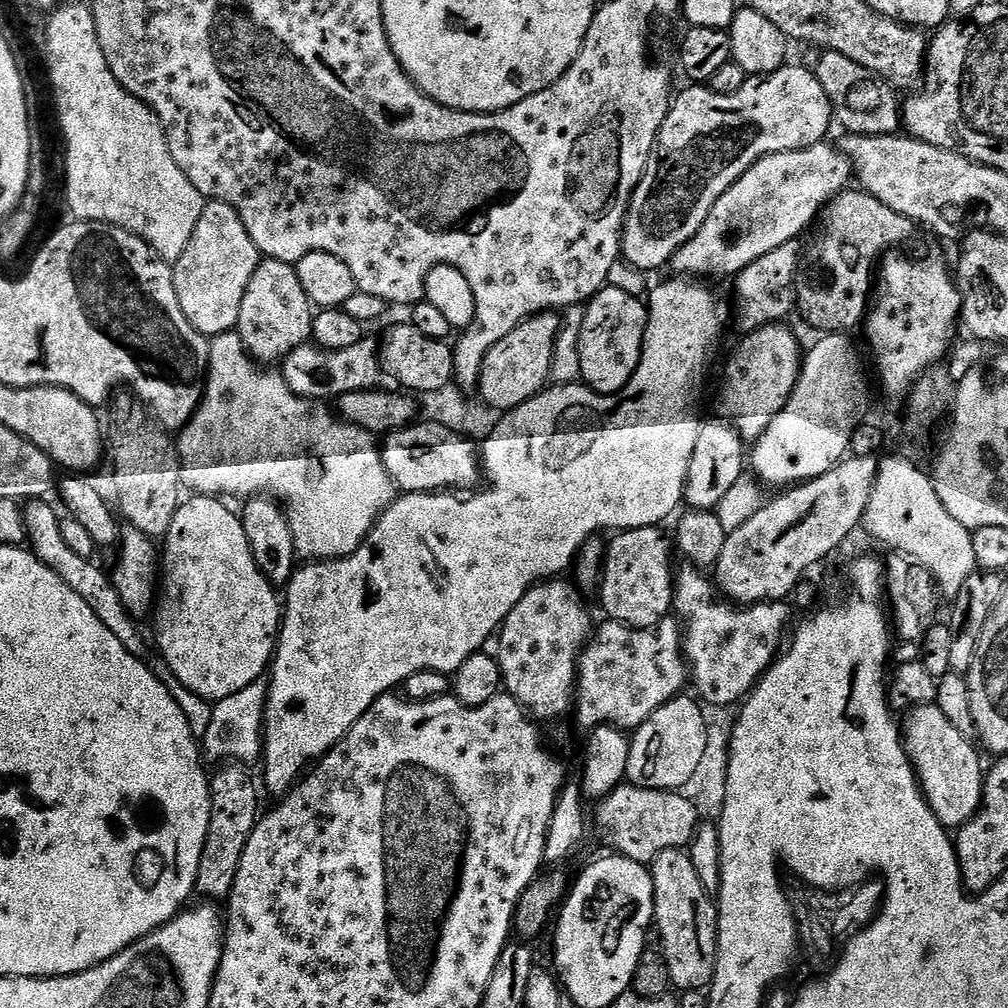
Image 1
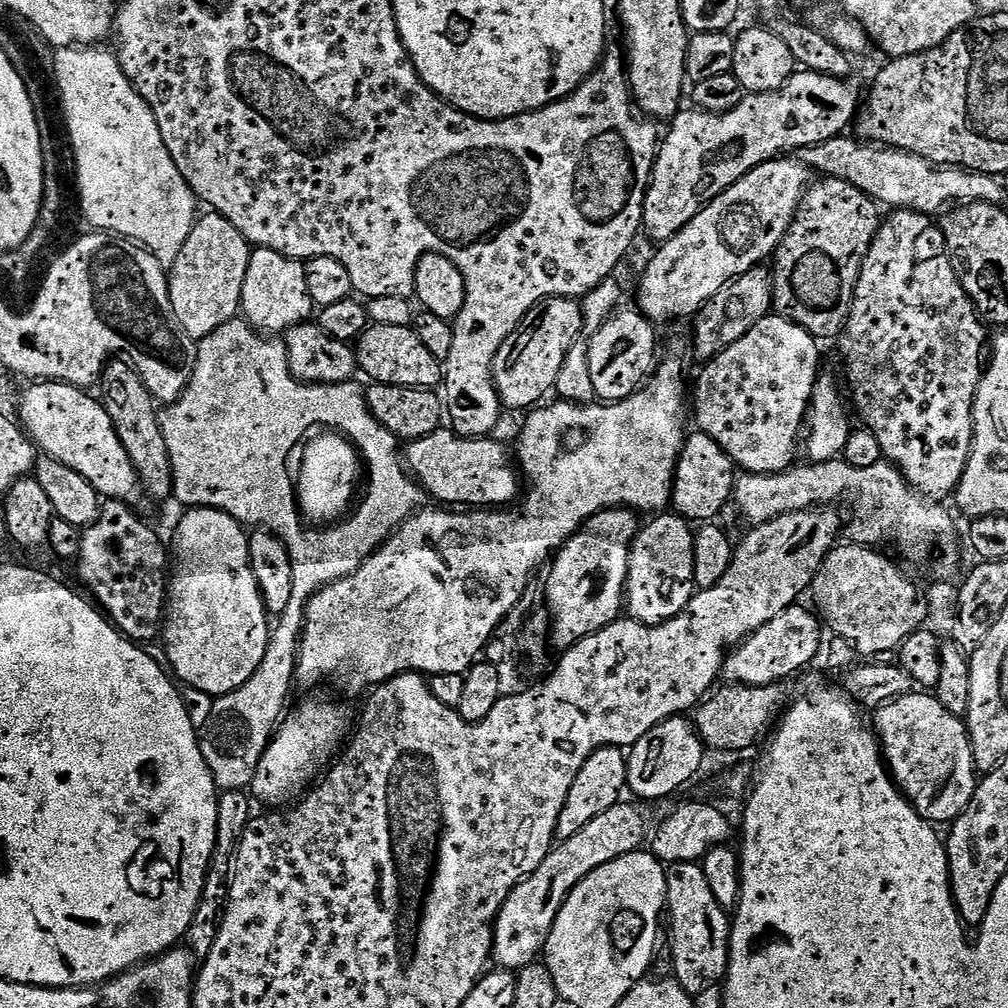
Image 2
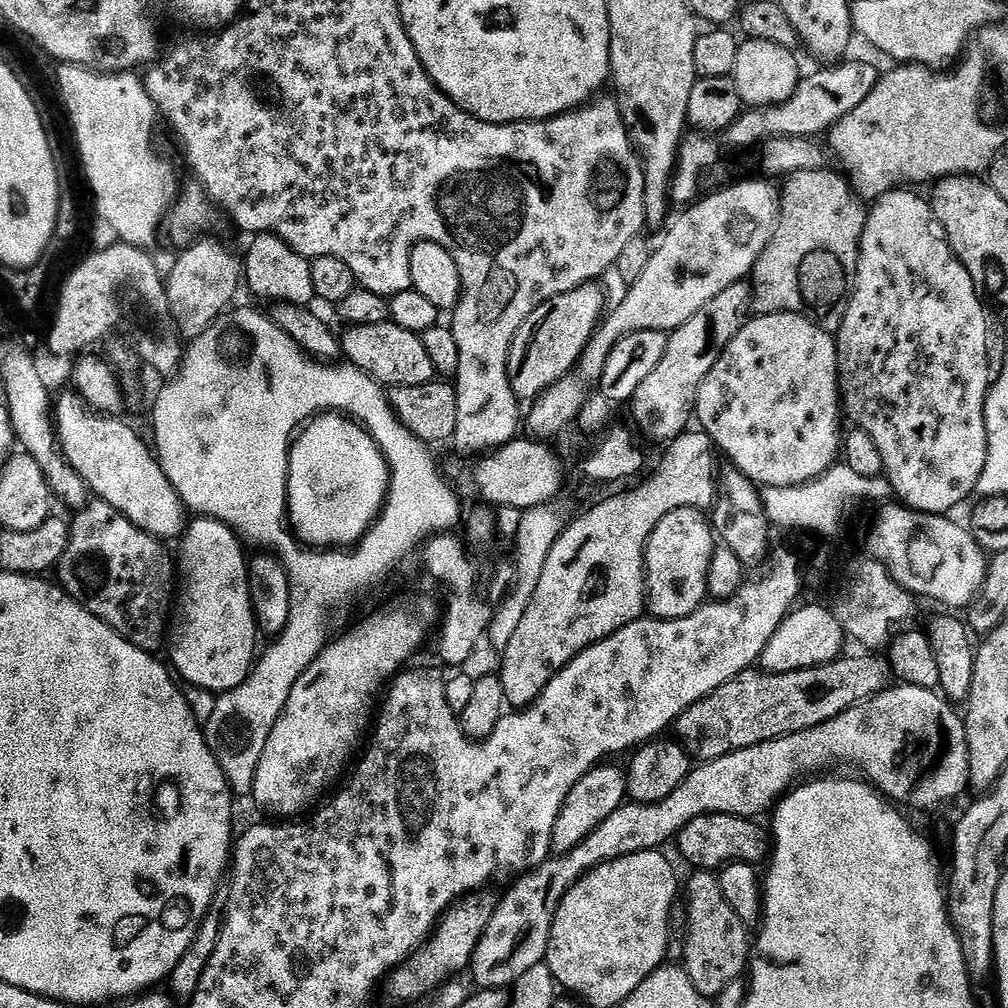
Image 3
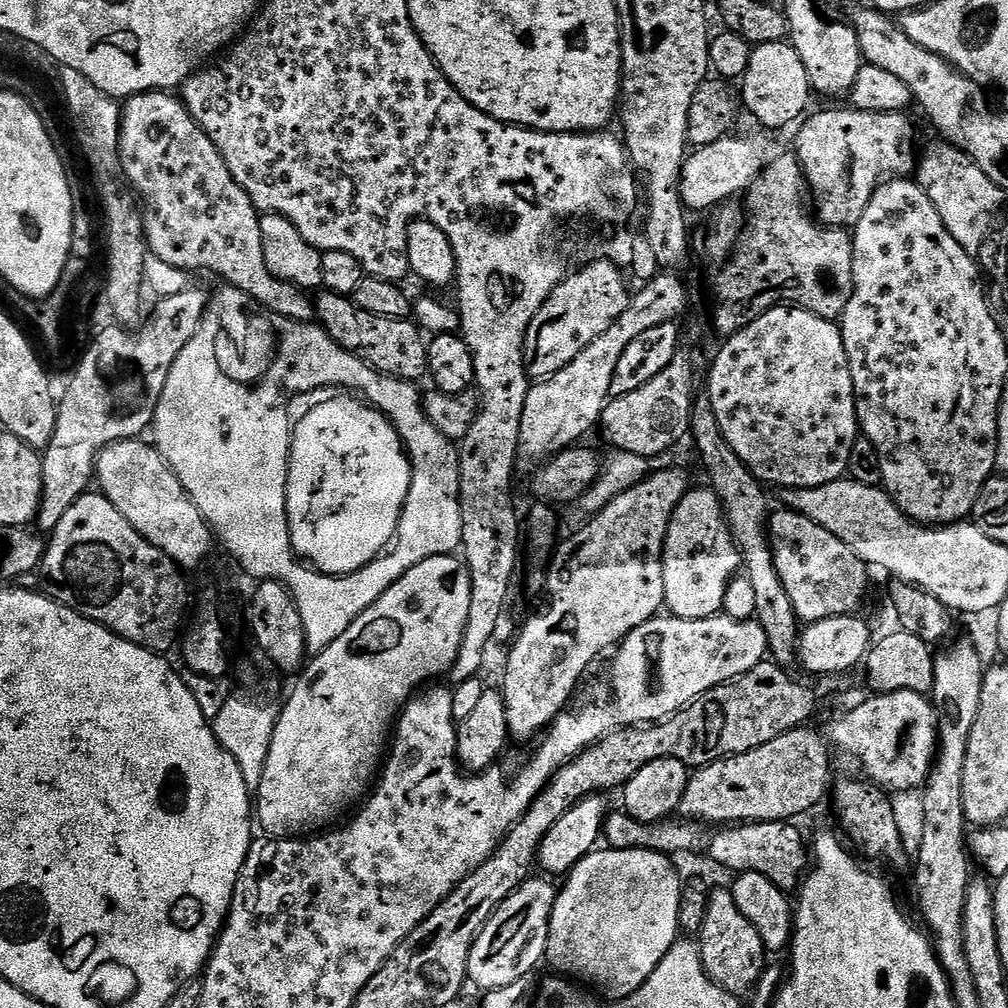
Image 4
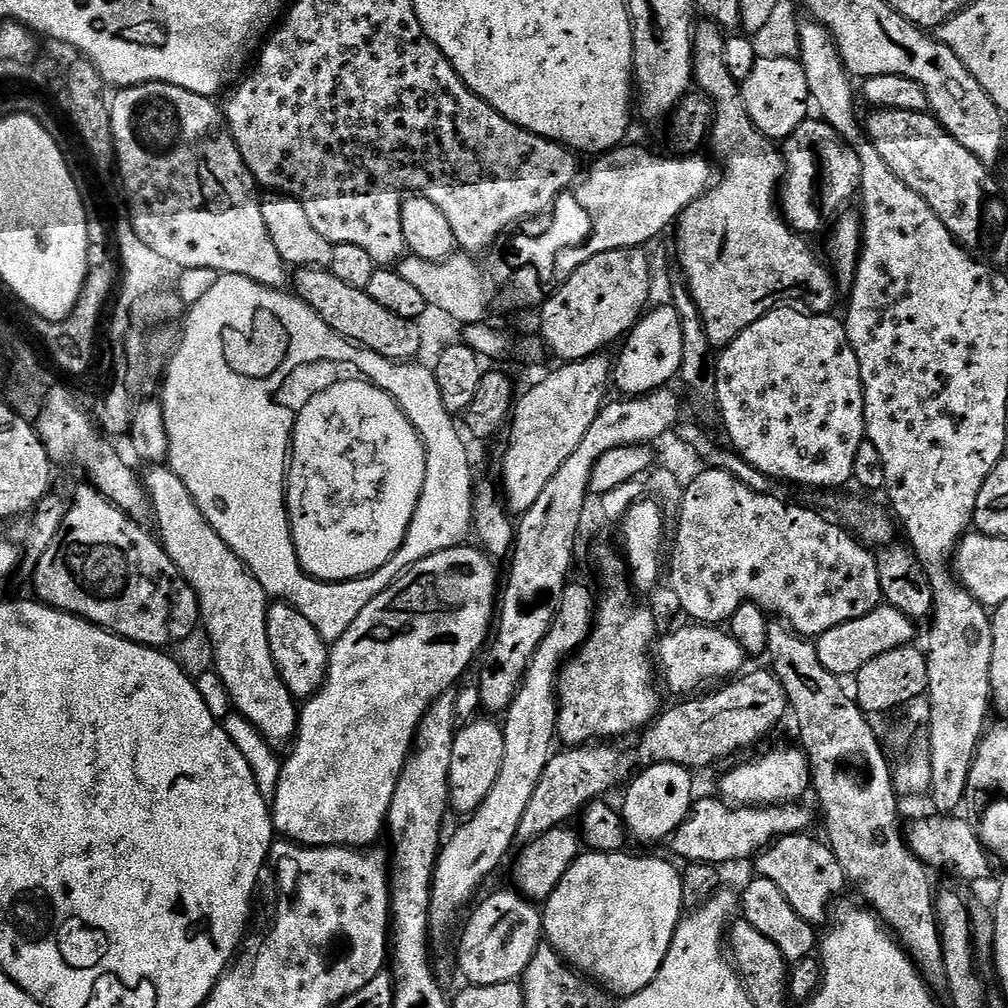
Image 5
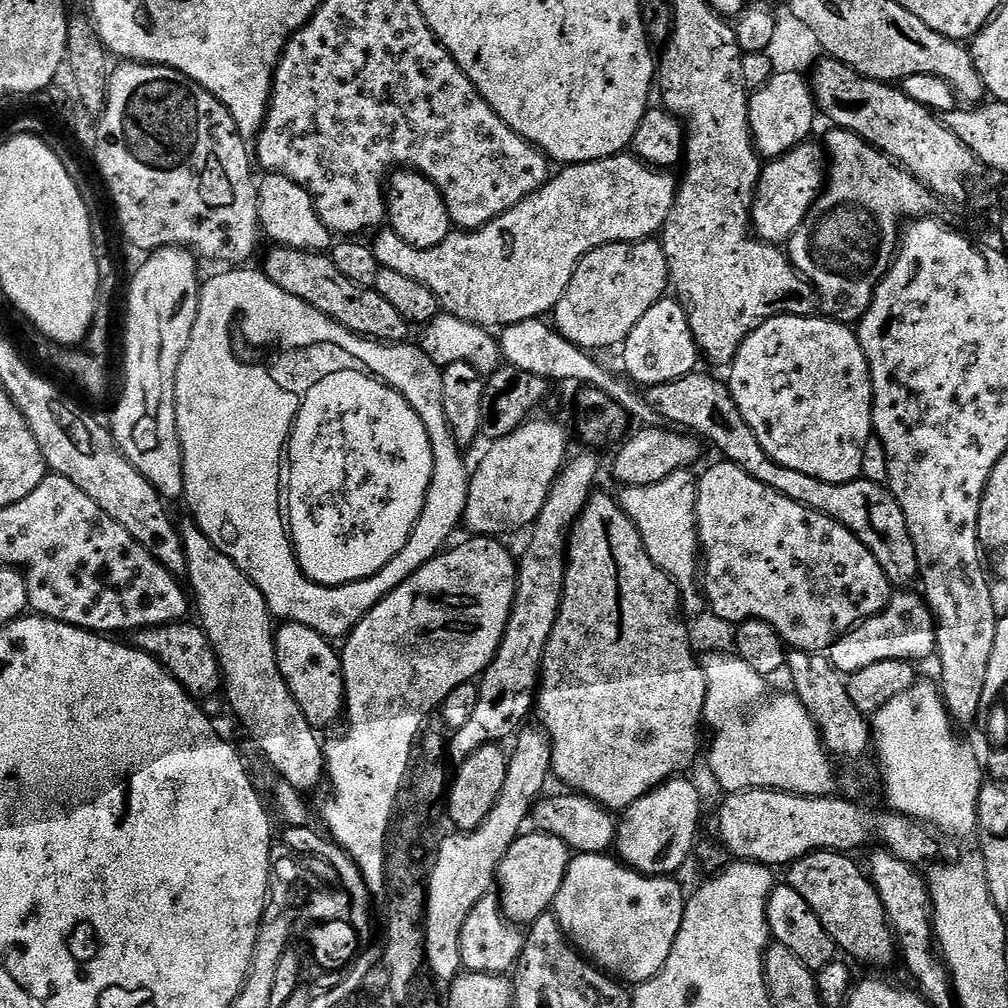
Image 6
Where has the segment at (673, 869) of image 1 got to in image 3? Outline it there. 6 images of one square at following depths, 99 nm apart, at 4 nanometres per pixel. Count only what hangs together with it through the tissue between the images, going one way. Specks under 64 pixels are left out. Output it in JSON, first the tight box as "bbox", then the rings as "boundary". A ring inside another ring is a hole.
{"bbox":[682,870,750,998],"boundary":[[[696,870],[686,885],[686,891],[688,891],[688,920],[692,925],[688,928],[688,941],[684,944],[682,967],[687,972],[690,982],[694,982],[698,994],[717,998],[716,996],[722,995],[743,972],[745,975],[749,967],[750,940],[748,944],[748,933],[750,933],[750,928],[734,912],[734,907],[729,904],[726,895],[723,894],[719,879],[711,871]]]}

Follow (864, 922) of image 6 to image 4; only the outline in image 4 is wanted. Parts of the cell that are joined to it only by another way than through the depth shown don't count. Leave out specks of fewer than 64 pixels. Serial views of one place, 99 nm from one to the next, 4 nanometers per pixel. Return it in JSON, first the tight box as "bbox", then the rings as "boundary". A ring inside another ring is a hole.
{"bbox":[706,820,810,894],"boundary":[[[766,820],[763,822],[740,822],[735,826],[724,826],[719,829],[716,837],[709,839],[706,844],[706,855],[714,862],[721,863],[735,874],[743,872],[757,872],[769,879],[774,886],[785,894],[797,891],[802,877],[810,868],[810,848],[803,844],[804,836],[796,829],[797,825],[782,820]]]}

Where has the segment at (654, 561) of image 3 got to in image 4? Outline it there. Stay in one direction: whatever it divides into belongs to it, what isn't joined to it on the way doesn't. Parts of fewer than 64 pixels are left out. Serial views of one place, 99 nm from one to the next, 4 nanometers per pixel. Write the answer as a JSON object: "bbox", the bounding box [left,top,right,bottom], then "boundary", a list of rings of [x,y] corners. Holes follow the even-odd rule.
{"bbox":[664,487,742,620],"boundary":[[[693,487],[682,502],[678,502],[664,543],[664,608],[683,620],[717,615],[726,598],[728,584],[742,568],[740,552],[732,540],[728,523],[724,521],[724,508],[711,487],[703,487]]]}

